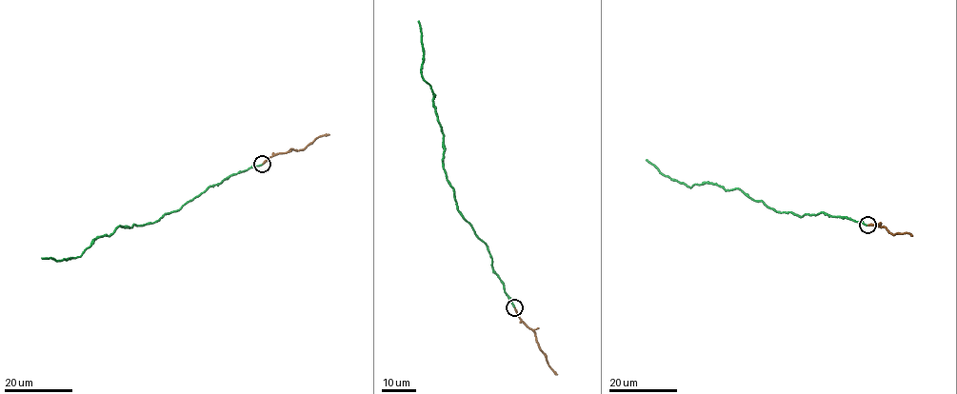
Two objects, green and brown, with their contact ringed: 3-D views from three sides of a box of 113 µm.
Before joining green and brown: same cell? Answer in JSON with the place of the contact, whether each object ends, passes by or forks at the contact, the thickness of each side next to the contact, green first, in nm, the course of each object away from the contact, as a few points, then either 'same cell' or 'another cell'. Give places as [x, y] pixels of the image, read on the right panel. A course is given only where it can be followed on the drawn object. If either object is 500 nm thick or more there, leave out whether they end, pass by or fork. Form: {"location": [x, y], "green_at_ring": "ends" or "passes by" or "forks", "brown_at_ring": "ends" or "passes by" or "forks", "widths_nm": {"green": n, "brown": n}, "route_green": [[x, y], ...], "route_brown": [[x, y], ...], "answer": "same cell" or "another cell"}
{"location": [867, 225], "green_at_ring": "ends", "brown_at_ring": "ends", "widths_nm": {"green": 260, "brown": 280}, "route_green": [[867, 225], [822, 212], [800, 217], [777, 211], [739, 188], [704, 182], [690, 187], [661, 174], [646, 160]], "route_brown": [[868, 225], [884, 226], [894, 234], [911, 235]], "answer": "another cell"}

